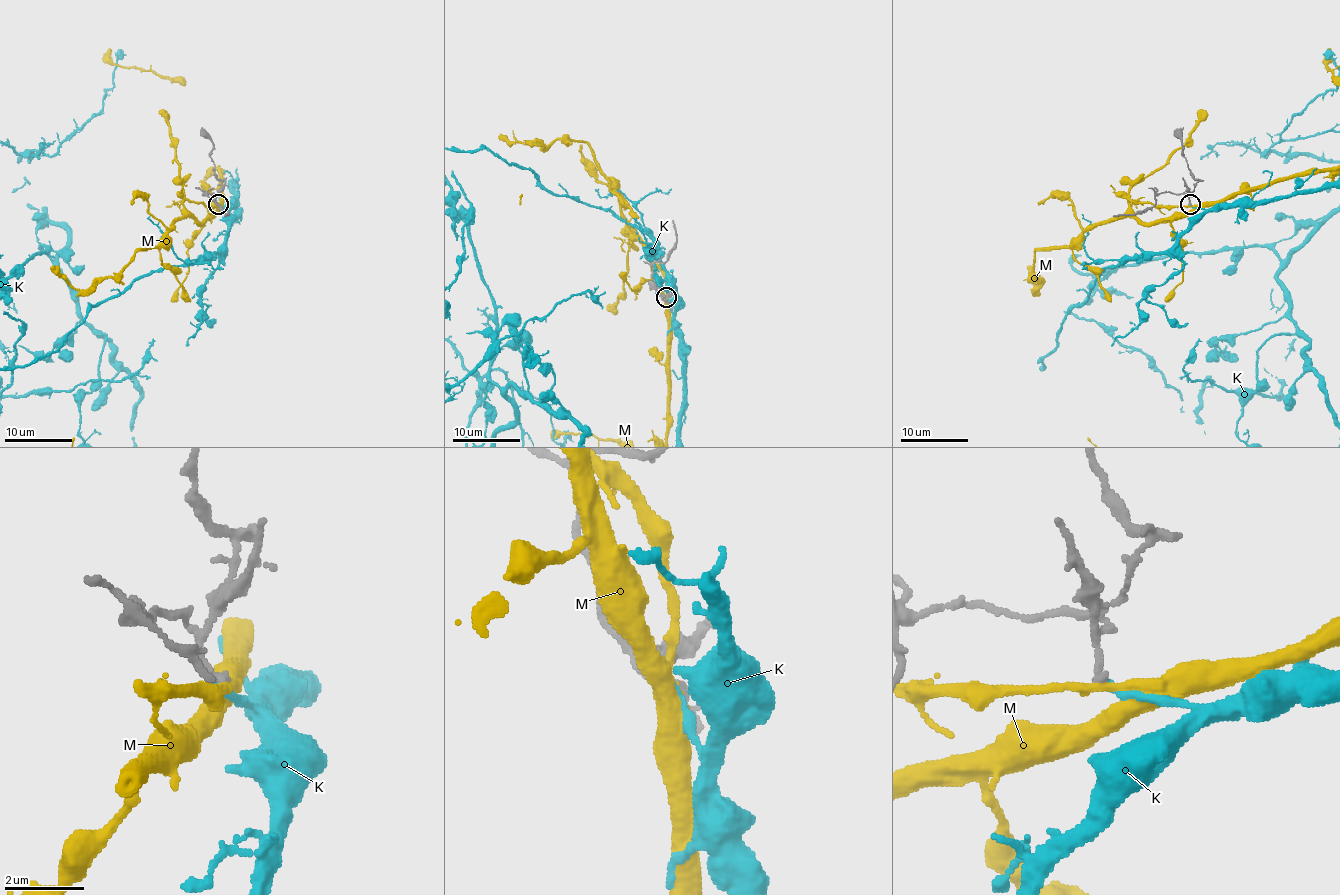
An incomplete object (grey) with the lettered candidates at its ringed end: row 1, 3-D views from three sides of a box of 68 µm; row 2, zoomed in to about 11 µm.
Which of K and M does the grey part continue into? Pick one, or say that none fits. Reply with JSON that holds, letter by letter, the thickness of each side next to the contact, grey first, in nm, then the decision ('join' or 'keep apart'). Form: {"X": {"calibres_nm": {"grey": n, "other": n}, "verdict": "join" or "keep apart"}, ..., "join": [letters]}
{"K": {"calibres_nm": {"grey": 200, "other": 160}, "verdict": "join"}, "M": {"calibres_nm": {"grey": 200, "other": 240}, "verdict": "keep apart"}, "join": ["K"]}

